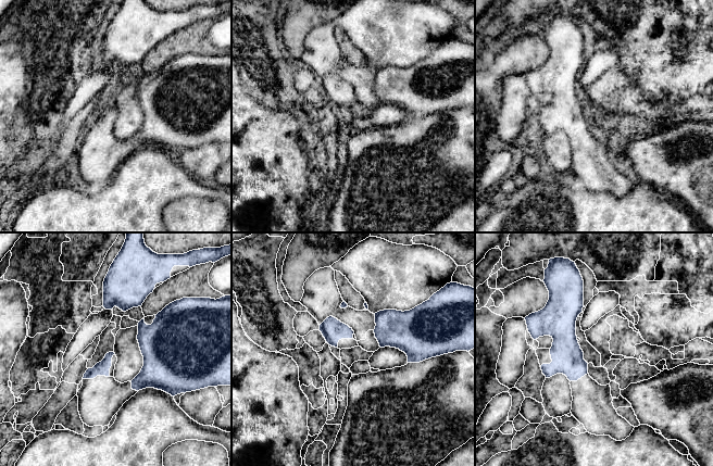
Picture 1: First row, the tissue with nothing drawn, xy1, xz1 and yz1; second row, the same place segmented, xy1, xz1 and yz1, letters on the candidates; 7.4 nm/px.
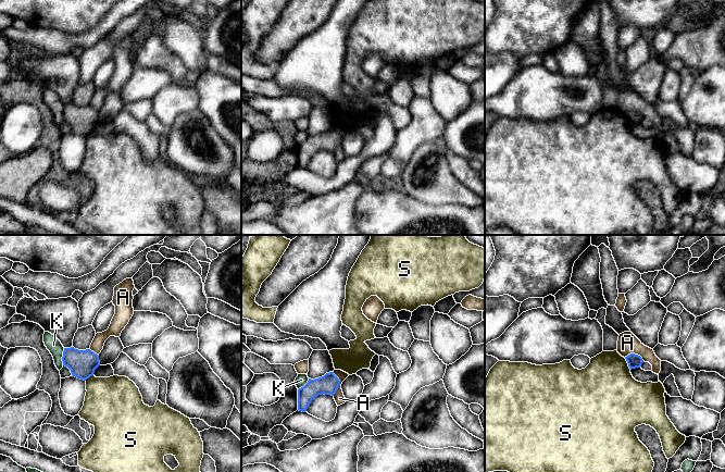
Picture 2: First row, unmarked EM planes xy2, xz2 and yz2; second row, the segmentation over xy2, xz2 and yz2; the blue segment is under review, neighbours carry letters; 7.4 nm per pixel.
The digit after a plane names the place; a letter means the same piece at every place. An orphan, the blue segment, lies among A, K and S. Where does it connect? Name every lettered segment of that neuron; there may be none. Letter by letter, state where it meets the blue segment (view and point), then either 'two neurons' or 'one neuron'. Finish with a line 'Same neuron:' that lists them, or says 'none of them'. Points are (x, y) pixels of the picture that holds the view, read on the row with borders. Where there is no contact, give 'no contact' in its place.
A: xz2 (339, 384) | two neurons
K: xy2 (62, 357) | two neurons
S: yz2 (627, 362) | two neurons
Same neuron: none of them

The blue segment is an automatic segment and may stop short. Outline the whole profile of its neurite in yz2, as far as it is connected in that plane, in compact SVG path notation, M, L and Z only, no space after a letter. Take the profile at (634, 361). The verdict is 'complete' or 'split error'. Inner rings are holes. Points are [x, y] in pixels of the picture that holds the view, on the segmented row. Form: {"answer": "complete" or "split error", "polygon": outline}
{"answer": "complete", "polygon": "M635 353L628 355L627 357L625 357L625 359L626 359L630 370L636 369L636 368L640 368L643 362L642 358L638 355L635 355Z"}

